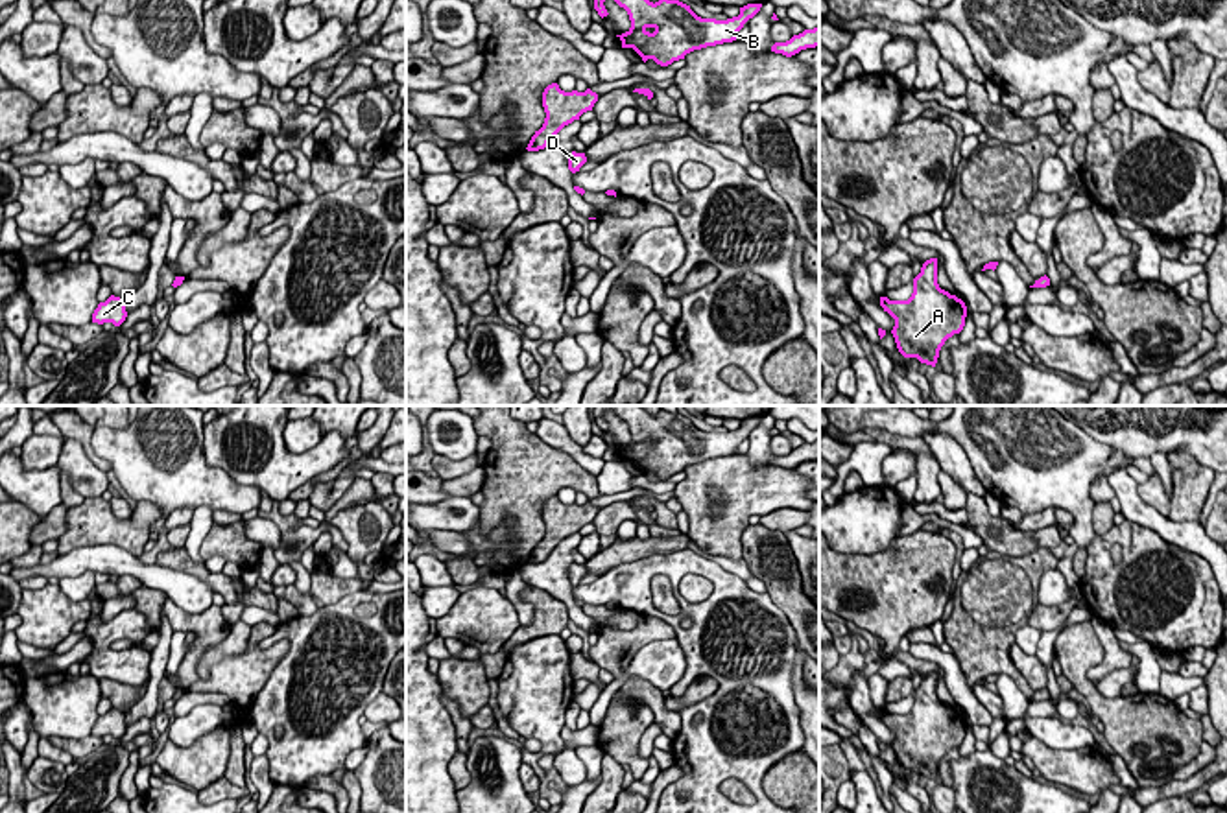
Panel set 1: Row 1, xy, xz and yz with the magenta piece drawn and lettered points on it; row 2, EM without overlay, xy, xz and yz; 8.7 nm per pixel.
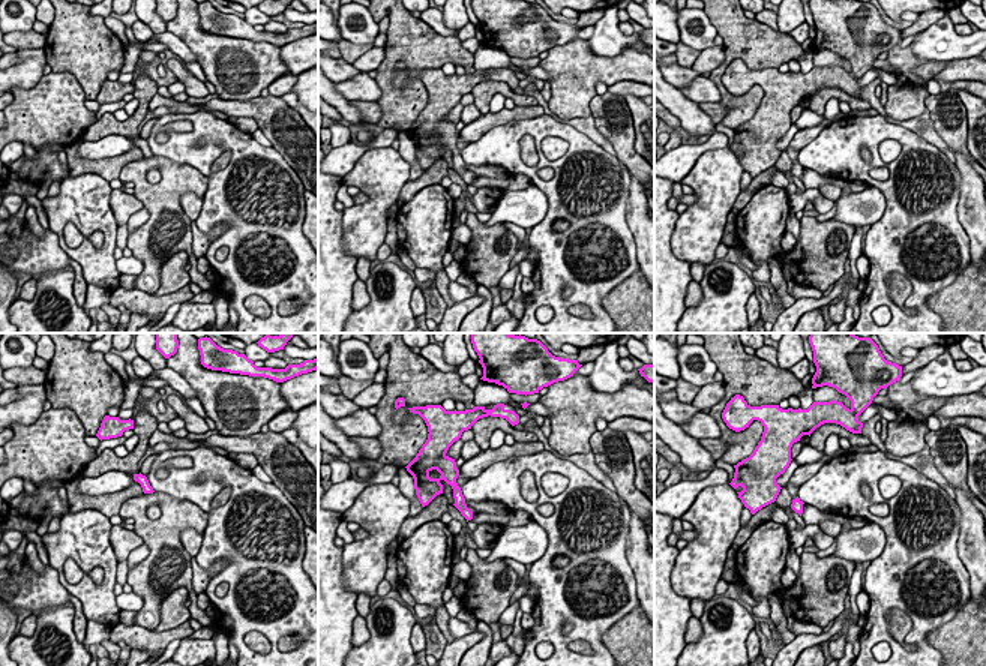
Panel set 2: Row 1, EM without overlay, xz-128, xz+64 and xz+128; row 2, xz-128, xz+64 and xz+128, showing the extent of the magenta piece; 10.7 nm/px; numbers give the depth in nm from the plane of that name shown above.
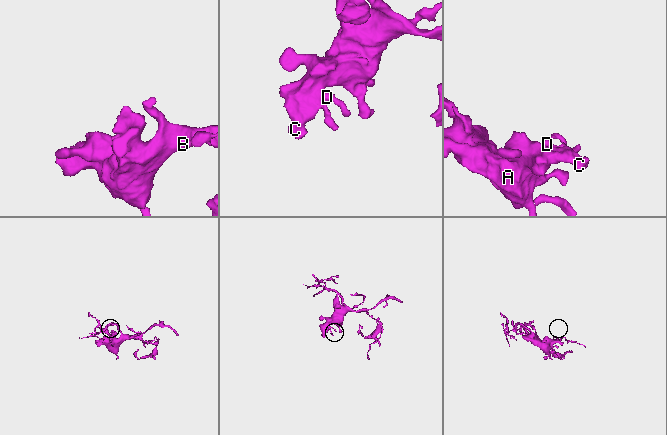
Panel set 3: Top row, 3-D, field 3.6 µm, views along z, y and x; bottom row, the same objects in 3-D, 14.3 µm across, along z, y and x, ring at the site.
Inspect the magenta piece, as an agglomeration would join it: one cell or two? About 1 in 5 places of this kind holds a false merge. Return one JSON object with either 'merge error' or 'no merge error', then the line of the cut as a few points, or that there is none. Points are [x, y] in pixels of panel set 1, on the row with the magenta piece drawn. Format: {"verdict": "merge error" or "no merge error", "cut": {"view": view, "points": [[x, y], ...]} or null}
{"verdict": "no merge error", "cut": null}

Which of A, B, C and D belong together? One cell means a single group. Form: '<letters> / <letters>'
A B C D

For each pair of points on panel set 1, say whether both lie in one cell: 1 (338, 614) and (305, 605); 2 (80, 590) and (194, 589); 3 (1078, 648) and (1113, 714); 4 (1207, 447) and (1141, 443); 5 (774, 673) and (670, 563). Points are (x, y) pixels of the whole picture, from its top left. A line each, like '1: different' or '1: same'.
1: different
2: different
3: same
4: same
5: same

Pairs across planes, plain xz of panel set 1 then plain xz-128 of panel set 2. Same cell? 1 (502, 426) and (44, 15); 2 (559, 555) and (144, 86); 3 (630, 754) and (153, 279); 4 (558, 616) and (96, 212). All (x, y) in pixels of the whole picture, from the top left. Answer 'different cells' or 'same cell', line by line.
1: different cells
2: different cells
3: different cells
4: different cells

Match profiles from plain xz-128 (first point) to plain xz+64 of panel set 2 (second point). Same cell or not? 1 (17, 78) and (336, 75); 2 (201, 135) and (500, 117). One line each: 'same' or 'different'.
1: different
2: different

